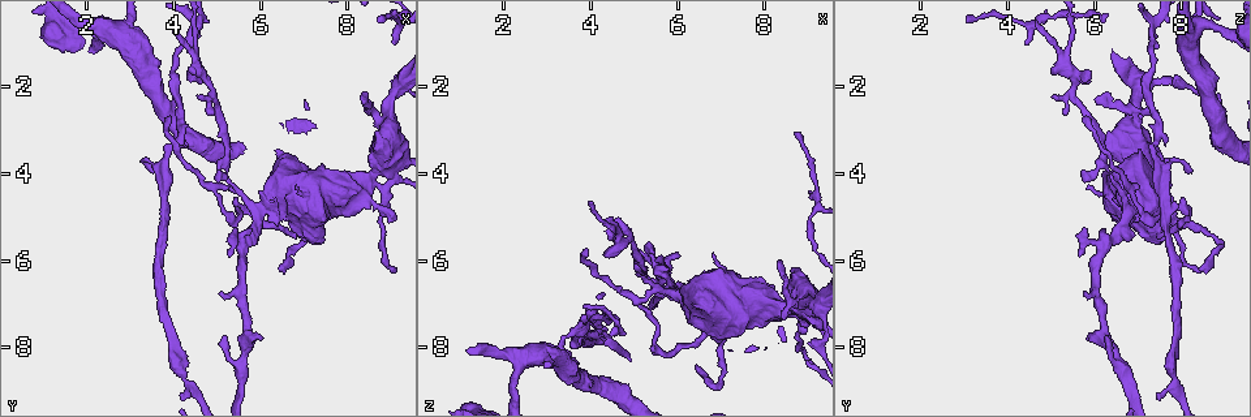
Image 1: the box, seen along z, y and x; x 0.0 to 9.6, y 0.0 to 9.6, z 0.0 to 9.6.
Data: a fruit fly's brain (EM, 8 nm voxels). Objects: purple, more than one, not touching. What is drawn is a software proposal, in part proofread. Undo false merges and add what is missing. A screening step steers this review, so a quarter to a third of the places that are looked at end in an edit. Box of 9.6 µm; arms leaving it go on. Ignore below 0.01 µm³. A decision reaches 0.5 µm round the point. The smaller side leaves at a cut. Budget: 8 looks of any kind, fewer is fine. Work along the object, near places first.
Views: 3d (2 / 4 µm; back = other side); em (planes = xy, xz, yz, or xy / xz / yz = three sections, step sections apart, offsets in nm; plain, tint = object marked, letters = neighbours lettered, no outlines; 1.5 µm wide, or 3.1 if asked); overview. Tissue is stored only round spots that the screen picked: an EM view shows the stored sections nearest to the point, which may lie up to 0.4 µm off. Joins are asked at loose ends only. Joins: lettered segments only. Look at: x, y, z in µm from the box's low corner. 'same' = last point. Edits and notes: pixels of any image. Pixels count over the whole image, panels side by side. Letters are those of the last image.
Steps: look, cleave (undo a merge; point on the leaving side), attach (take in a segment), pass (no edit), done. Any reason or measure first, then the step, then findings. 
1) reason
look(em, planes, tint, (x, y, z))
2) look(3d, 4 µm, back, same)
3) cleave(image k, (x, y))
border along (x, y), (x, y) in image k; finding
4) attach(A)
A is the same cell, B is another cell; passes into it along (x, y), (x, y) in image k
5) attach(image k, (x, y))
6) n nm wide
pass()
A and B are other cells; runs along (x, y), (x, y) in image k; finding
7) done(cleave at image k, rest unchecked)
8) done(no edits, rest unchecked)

sharp bend
look(em, planes, letters, (6.85, 5.65, 8.95))

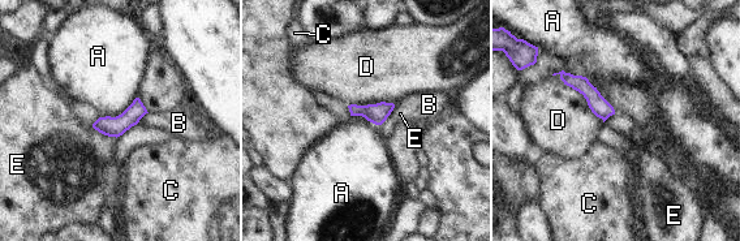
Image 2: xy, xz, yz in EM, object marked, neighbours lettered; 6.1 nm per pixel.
20 nm wide
pass()
A, B, C, D and E are other cells; runs along (563, 76), (579, 82), (610, 111) in image 2; continuous, no second cell

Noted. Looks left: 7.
stops while still wide
look(em, yz, step 4, letters, (8.15, 4.95, 7.35))

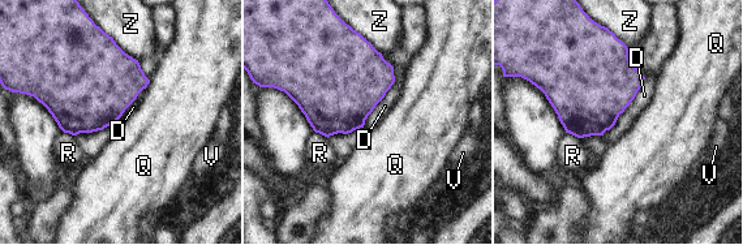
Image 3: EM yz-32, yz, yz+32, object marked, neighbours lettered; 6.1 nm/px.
pass()
D, Q, R, V and Z are other cells; border along (645, 77), (635, 98), (602, 134) in image 3; no lettered segment goes on from it

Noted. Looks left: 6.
thin end
look(em, xy, step 8, letters, (4.30, 1.65, 5.90))

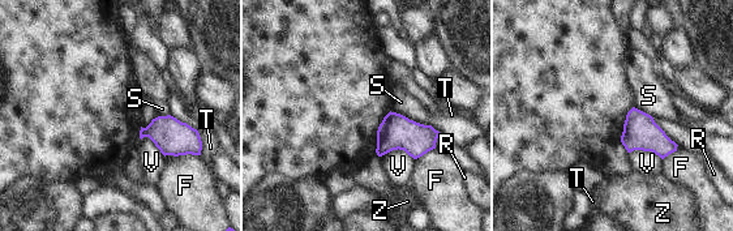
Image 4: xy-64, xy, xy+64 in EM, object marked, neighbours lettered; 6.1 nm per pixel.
another direction
look(em, planes, letters, same)

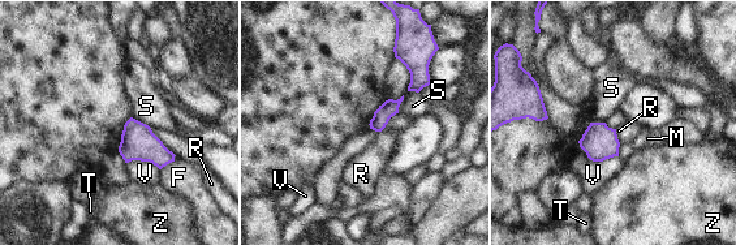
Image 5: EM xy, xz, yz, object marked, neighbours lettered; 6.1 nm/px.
pass()
F, M, R, S, T, V and Z are other cells; border along (615, 129), (620, 144) in image 5; none of them fits

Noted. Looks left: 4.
done(no edits, rest unchecked)

